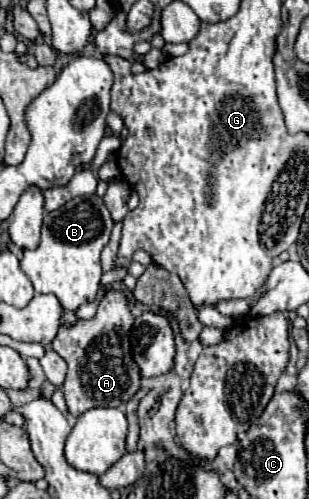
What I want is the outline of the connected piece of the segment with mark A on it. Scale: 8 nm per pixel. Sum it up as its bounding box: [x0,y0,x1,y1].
[52,291,140,417]

